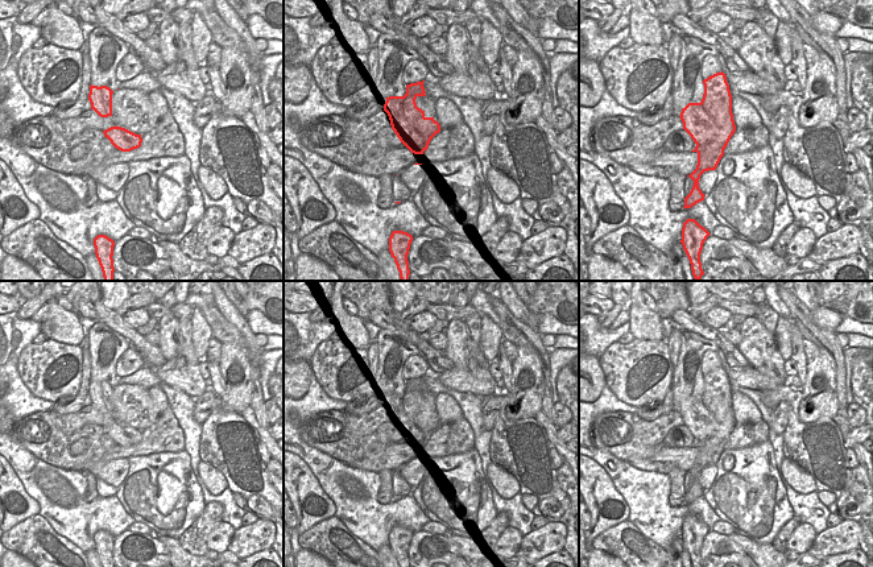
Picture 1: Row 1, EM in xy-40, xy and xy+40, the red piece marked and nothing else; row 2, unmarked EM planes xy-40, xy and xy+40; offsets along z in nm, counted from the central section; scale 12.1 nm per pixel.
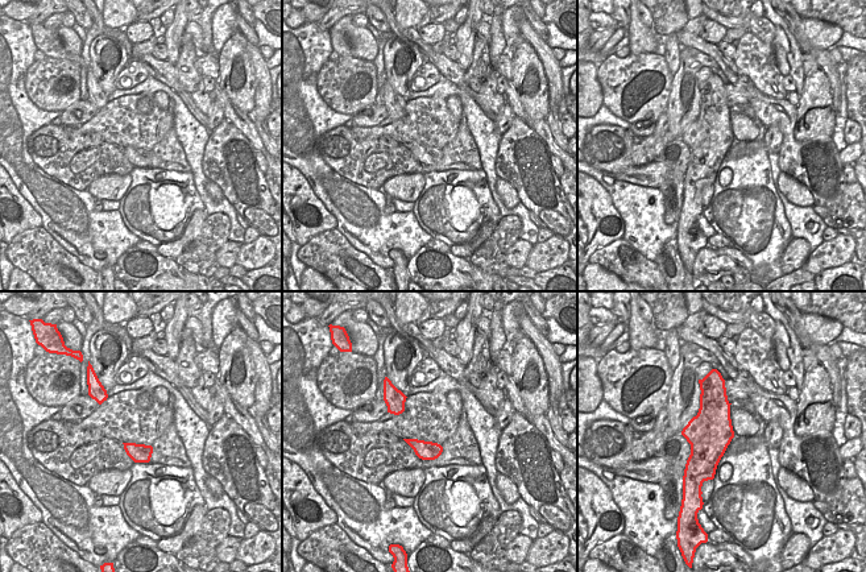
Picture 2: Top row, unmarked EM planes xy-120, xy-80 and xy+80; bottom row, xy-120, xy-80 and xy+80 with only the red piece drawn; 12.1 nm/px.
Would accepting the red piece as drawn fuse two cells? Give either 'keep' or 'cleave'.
cleave

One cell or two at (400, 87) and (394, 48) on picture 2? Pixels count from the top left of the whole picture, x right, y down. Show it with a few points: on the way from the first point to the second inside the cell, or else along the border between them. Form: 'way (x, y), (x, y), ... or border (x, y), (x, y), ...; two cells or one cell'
way (400, 78), (392, 69), (393, 57); one cell

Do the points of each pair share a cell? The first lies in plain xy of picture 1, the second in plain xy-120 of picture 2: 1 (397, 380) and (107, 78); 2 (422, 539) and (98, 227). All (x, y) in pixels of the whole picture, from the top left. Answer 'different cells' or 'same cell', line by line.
1: same cell
2: different cells

